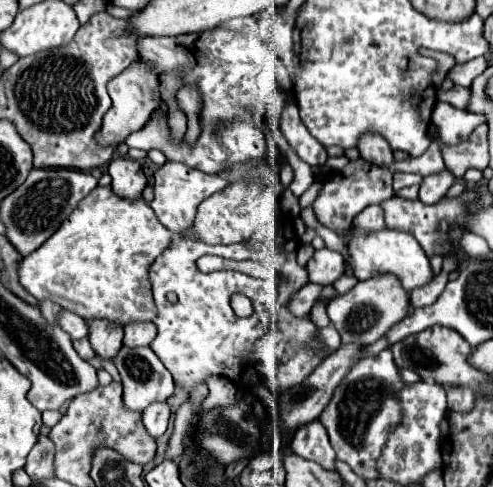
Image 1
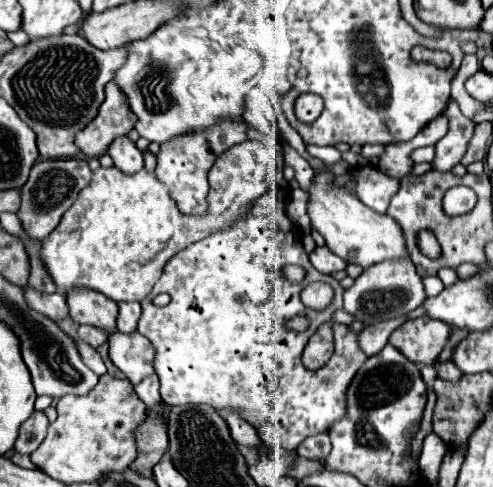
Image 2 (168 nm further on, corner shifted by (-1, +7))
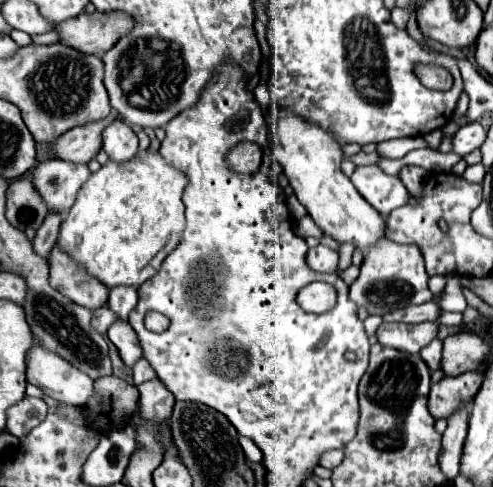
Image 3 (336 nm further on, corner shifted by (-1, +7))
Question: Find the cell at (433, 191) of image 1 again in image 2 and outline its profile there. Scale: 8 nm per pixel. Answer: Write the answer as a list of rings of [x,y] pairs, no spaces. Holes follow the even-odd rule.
[[[452,98],[446,106],[446,116],[450,120],[450,130],[442,140],[438,140],[436,156],[432,162],[432,168],[440,172],[448,172],[452,166],[456,166],[462,160],[462,156],[468,150],[468,142],[474,136],[474,126],[476,126],[472,120],[462,116],[458,104]]]

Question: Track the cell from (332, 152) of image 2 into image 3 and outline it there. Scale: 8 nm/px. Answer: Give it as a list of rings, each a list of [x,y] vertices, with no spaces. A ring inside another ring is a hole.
[[[358,152],[358,154],[352,154],[352,156],[344,156],[344,158],[348,158],[350,162],[354,162],[356,166],[360,166],[360,164],[374,164],[378,160],[378,154],[376,152],[372,152],[372,154]]]

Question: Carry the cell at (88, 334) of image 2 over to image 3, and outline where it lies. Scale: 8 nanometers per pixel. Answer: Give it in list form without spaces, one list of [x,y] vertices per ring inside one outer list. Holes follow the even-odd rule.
[[[104,306],[104,308],[100,308],[98,312],[92,314],[92,326],[94,326],[94,330],[96,330],[98,334],[106,334],[108,328],[110,328],[116,320],[118,320],[118,318],[114,316],[114,312],[110,312],[108,306]]]

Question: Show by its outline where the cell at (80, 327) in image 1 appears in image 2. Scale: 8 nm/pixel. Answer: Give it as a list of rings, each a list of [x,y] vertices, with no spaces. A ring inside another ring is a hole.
[[[24,286],[22,290],[26,292],[26,300],[28,300],[30,308],[42,312],[44,316],[50,316],[52,320],[58,318],[58,316],[68,316],[66,298],[60,292],[44,294],[44,292],[38,292],[38,290],[30,288],[30,286]]]

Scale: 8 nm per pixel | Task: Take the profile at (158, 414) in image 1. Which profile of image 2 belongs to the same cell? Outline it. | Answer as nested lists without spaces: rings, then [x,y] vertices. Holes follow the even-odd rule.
[[[154,374],[154,376],[148,376],[146,380],[142,380],[142,382],[138,382],[136,386],[134,386],[134,390],[136,390],[136,394],[146,402],[146,406],[150,408],[152,404],[156,404],[156,402],[160,402],[160,392],[158,392],[158,376]]]

